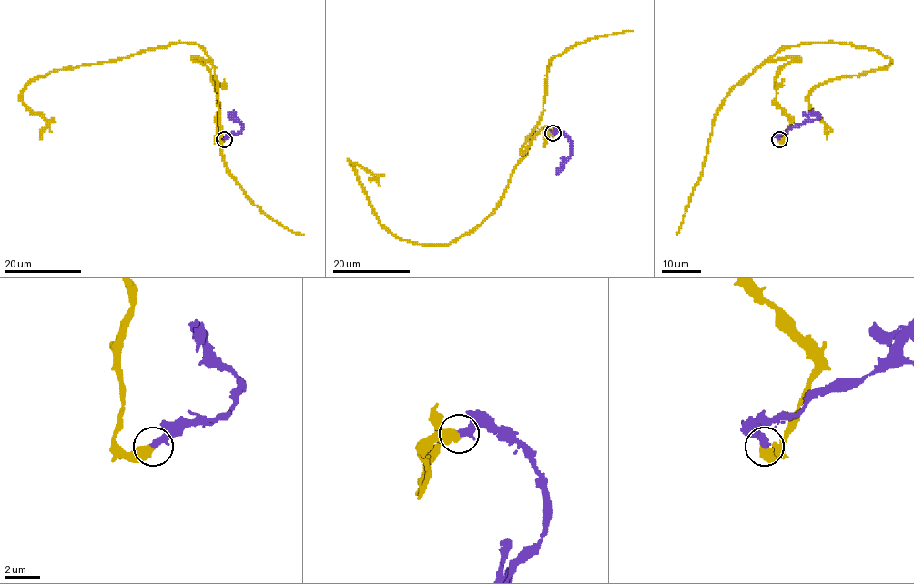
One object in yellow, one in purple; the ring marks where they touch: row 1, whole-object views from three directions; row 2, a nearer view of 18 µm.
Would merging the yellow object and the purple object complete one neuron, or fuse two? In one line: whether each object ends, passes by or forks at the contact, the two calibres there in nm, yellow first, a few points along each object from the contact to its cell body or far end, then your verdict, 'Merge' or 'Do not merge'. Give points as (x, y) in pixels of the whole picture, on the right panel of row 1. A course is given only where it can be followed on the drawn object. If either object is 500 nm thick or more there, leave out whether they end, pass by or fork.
Thickness 550 nm (yellow) against 360 nm. Course of yellow: (779, 139), (790, 117), (777, 74), (799, 59), (770, 57), (835, 42), (890, 59), (809, 94), (827, 139). Course of purple: (779, 139), (777, 135), (800, 125), (811, 115), (818, 117), (815, 120). Merge

